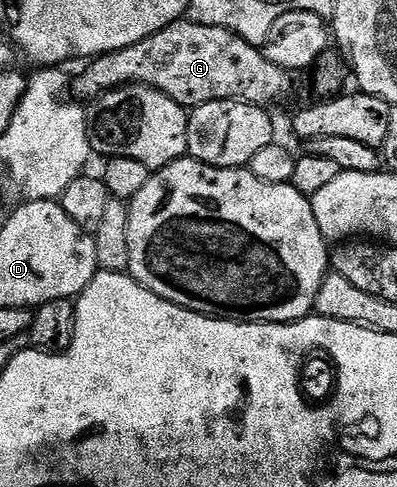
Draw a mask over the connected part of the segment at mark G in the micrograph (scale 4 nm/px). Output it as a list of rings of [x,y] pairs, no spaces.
[[[190,21],[171,23],[165,29],[145,37],[145,41],[137,41],[137,45],[129,45],[111,55],[100,55],[88,62],[87,67],[76,79],[73,79],[73,95],[79,101],[94,101],[116,91],[119,87],[138,85],[152,87],[165,97],[177,101],[184,109],[200,107],[209,101],[225,101],[240,99],[243,103],[272,105],[278,99],[287,99],[291,95],[292,72],[281,69],[269,61],[260,48],[245,41],[235,31],[213,25],[201,25]]]

